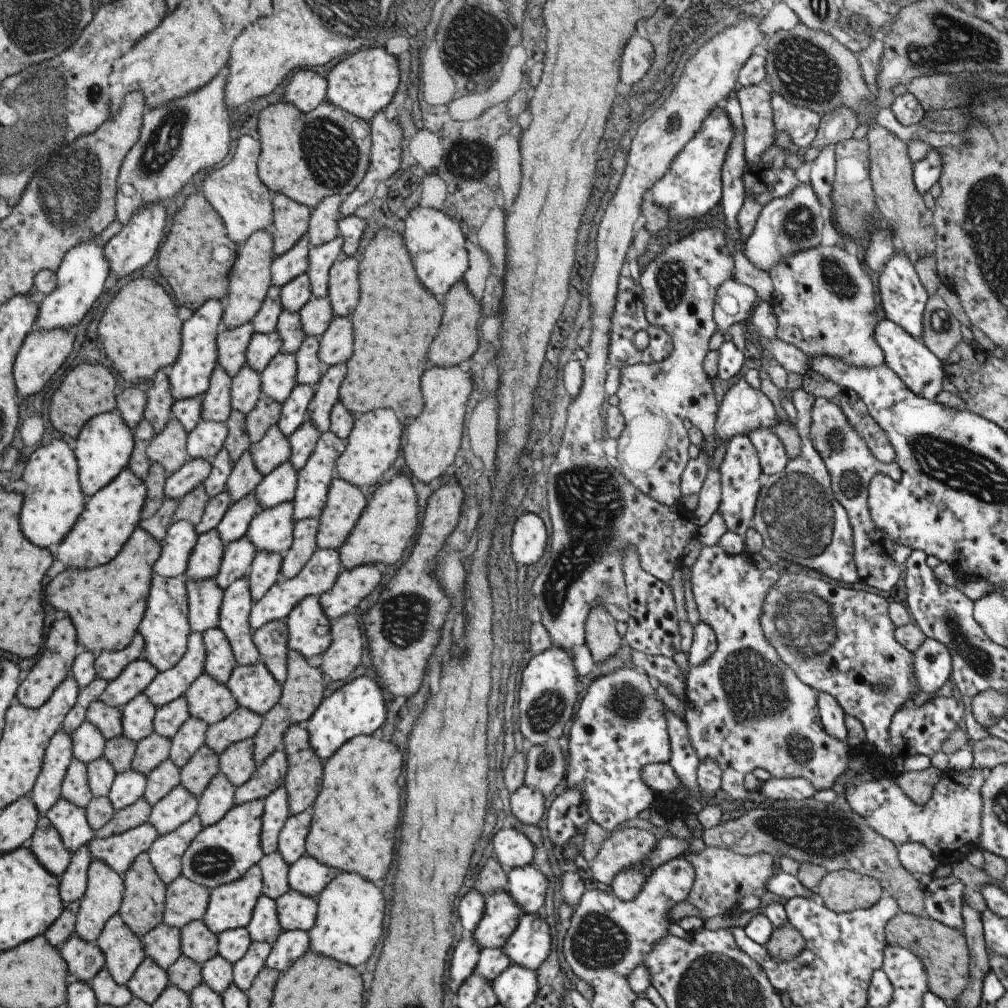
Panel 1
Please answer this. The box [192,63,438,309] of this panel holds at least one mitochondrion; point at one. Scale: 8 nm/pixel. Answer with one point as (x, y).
(332, 153)

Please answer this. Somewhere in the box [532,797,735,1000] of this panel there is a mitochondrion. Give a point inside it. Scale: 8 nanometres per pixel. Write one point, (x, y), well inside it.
(599, 942)

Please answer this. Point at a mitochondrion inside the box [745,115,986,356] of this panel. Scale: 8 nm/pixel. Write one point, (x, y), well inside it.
(800, 224)

